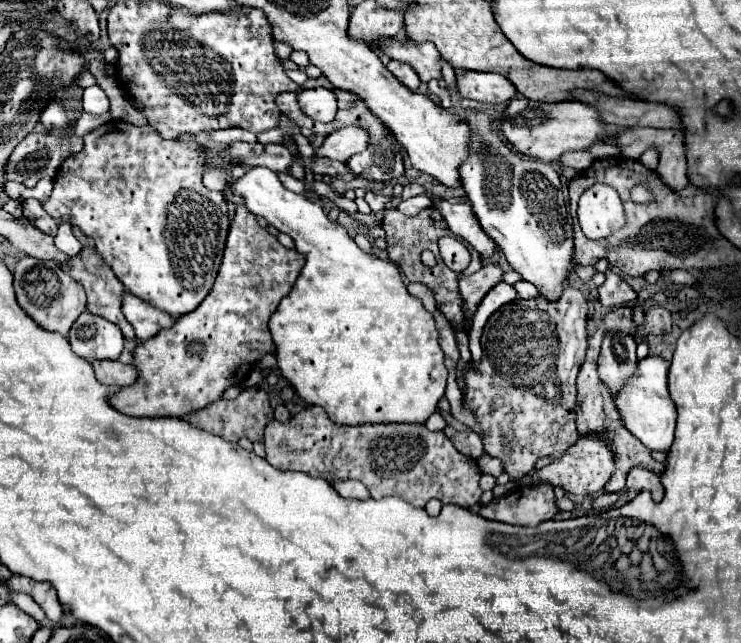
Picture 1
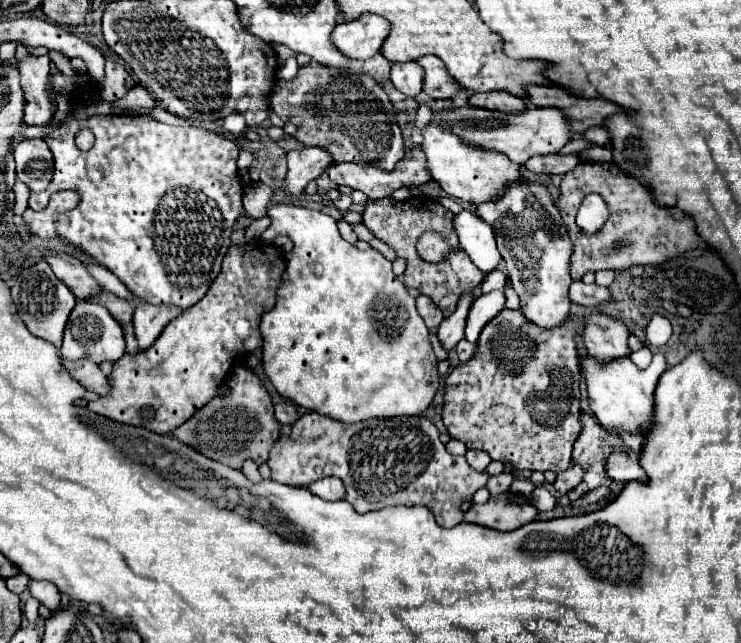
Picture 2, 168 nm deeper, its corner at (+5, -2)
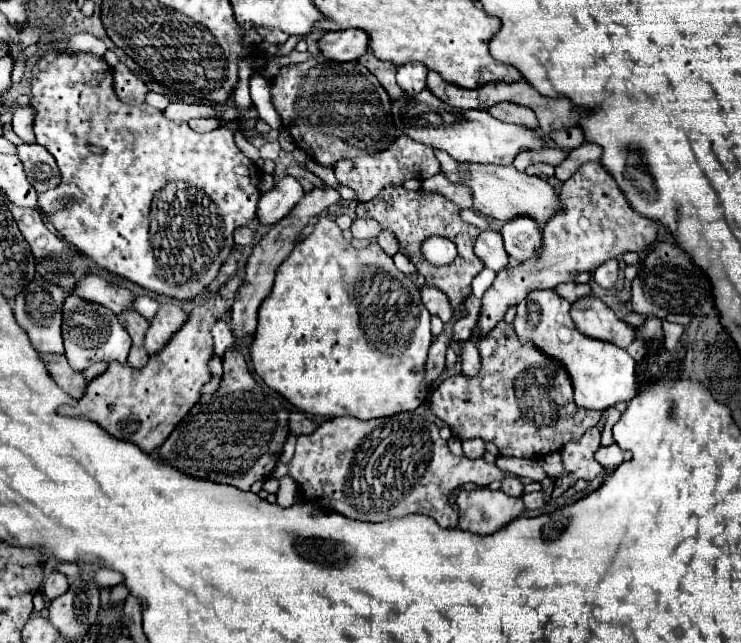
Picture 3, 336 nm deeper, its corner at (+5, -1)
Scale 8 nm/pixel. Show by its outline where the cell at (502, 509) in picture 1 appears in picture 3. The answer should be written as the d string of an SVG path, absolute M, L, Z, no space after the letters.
M488 487L460 491L456 503L460 513L458 527L478 535L496 533L524 511L522 497L510 497Z

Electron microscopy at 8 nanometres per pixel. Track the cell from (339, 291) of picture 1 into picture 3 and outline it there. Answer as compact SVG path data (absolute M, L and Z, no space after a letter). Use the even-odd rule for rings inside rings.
M320 217L320 221L316 223L316 229L312 235L308 235L300 245L294 247L292 255L278 267L276 271L276 281L274 281L274 289L272 293L262 301L260 309L258 309L258 329L254 333L254 341L250 345L250 359L254 365L254 371L260 375L260 379L274 391L282 393L294 407L298 407L304 413L310 415L318 415L318 417L340 417L340 415L352 415L356 419L376 419L376 417L390 417L402 411L414 411L416 407L420 407L428 395L428 389L424 385L424 363L426 363L426 355L428 355L428 347L432 343L432 335L430 335L430 313L428 309L422 305L420 301L420 291L418 285L414 283L412 277L404 275L402 271L396 269L393 258L381 249L376 242L371 242L367 247L356 251L356 249L342 237L340 227L328 219L328 217ZM364 269L384 269L384 273L390 275L390 291L354 291L354 287L358 283L362 283L364 277Z

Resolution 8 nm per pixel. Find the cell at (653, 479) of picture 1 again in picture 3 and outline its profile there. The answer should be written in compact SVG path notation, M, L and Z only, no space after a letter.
M612 443L612 445L608 445L608 447L600 447L598 451L596 451L596 461L610 473L610 471L614 471L620 463L624 463L624 461L628 461L632 455L628 453L628 451L624 451L624 449L620 449L616 443Z

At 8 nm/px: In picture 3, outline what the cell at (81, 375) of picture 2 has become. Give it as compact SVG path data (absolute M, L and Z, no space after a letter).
M40 355L40 359L46 363L46 369L50 373L50 377L56 381L56 385L60 389L64 389L64 393L68 393L74 399L80 399L80 395L84 393L88 381L82 377L82 373L76 373L64 355Z

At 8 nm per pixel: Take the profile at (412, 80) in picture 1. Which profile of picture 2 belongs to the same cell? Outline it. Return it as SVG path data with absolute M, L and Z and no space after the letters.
M394 62L390 70L390 80L396 90L414 98L422 90L424 70L420 70L416 62Z

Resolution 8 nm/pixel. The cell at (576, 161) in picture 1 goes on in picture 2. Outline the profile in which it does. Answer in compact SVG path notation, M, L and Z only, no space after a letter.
M548 154L548 156L538 156L534 160L526 162L526 168L540 174L566 174L574 170L580 164L580 158L576 154Z

